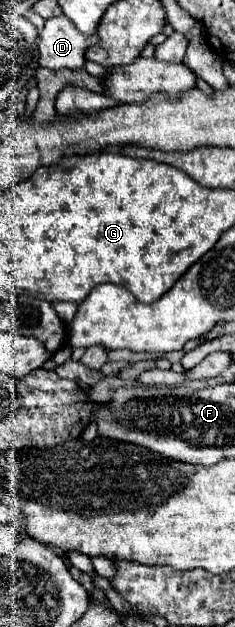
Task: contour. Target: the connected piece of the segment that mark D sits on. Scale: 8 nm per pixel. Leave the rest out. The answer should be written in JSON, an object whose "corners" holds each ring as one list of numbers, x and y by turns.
{"corners":[[65,16,45,20,37,36,39,64,51,70,79,70,85,64,85,50,97,44,97,34,81,34]]}

